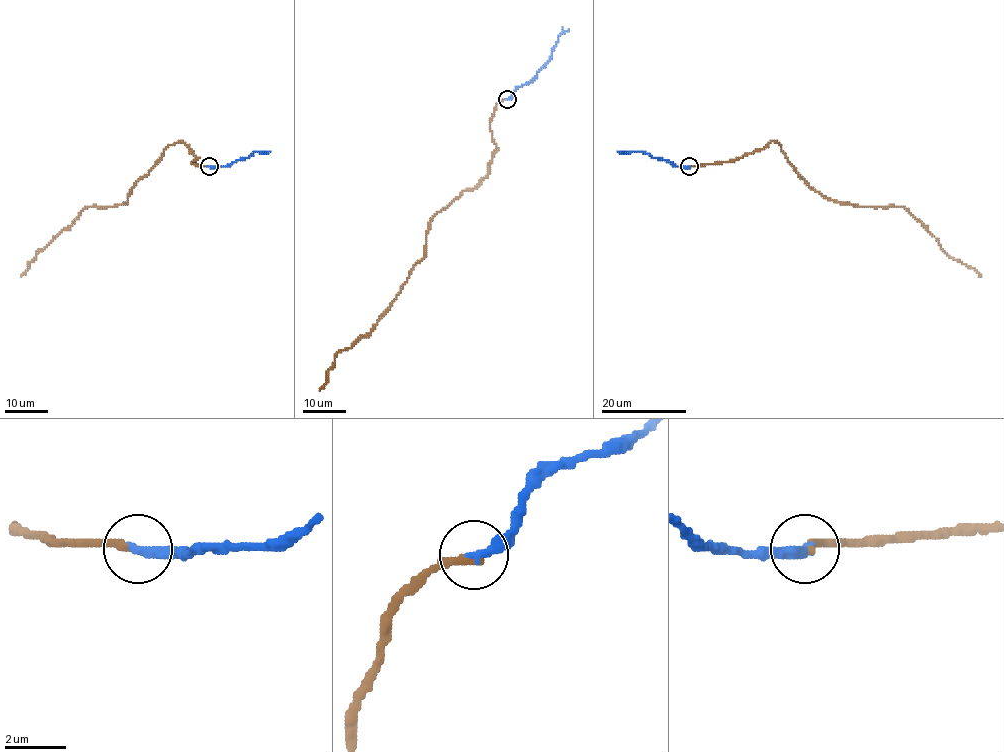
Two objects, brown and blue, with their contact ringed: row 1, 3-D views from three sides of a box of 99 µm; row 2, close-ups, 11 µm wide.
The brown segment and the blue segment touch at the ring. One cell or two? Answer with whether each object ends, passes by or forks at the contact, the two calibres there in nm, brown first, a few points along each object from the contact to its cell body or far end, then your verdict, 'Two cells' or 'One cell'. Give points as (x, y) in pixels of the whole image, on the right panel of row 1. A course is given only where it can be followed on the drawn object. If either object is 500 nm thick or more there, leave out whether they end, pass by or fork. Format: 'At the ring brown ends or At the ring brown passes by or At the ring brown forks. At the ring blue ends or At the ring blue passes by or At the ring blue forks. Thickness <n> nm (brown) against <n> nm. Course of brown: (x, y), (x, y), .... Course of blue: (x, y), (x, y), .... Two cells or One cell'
At the ring brown ends. At the ring blue ends. Thickness 280 nm (brown) against 360 nm. Course of brown: (690, 166), (728, 162), (776, 141), (788, 162), (827, 198), (865, 207), (902, 206), (941, 248), (980, 276). Course of blue: (689, 166), (674, 166), (667, 160), (637, 151), (620, 152). One cell

